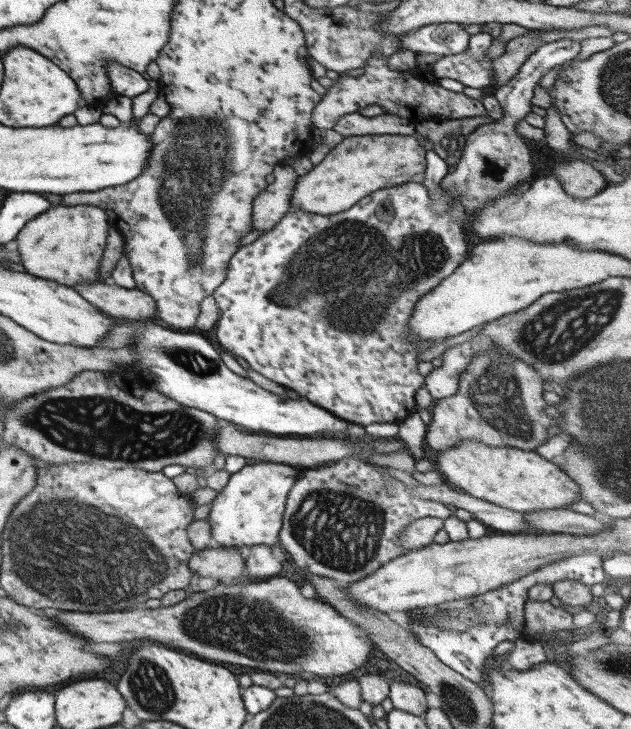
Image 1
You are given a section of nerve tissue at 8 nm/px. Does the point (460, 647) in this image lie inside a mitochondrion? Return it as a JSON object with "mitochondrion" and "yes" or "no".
{"mitochondrion":"no"}

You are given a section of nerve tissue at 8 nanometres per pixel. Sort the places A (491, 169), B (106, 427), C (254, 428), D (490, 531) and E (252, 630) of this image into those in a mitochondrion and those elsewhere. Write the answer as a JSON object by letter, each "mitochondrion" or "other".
{"A":"mitochondrion","B":"mitochondrion","C":"other","D":"other","E":"mitochondrion"}

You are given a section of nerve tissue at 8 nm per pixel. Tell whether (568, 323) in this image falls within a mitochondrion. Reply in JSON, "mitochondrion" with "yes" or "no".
{"mitochondrion":"yes"}

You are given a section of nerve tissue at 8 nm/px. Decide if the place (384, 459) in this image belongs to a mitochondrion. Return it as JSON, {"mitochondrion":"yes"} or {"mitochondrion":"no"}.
{"mitochondrion":"no"}

